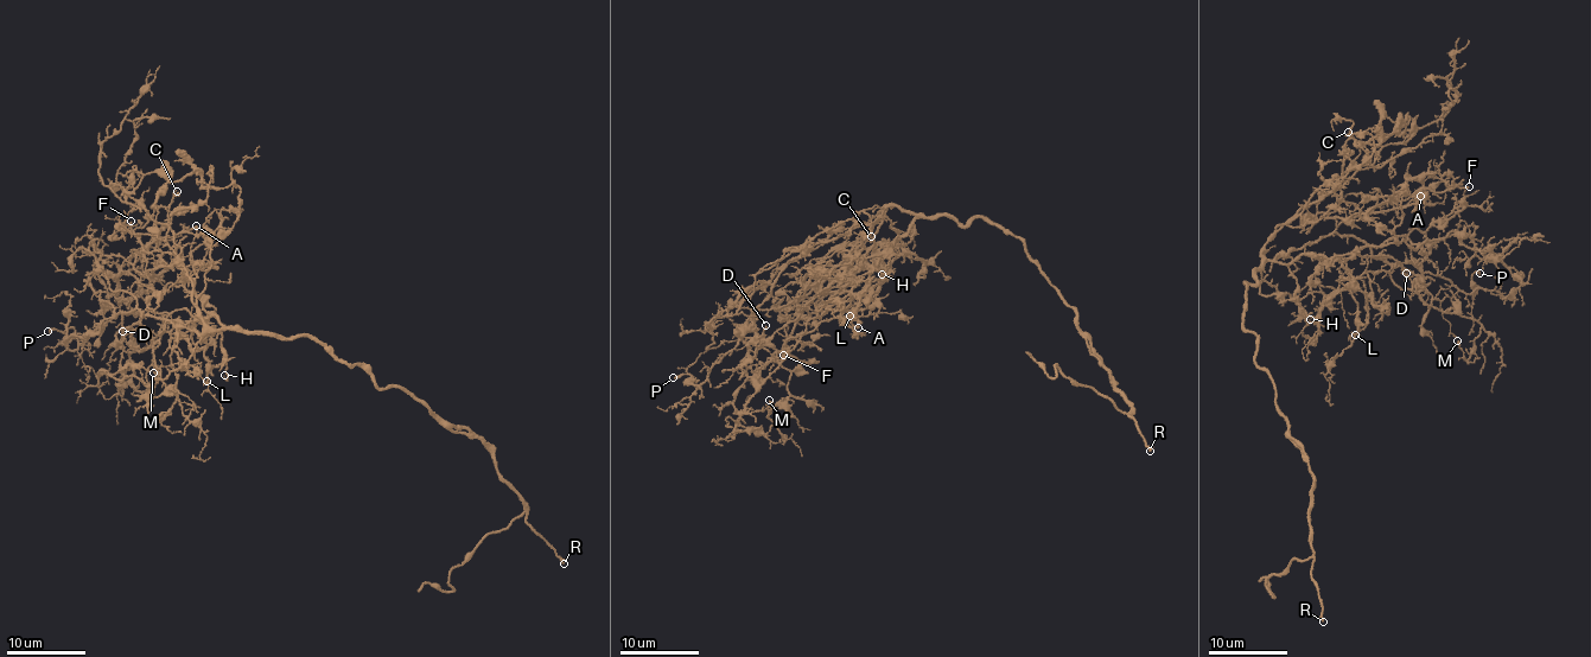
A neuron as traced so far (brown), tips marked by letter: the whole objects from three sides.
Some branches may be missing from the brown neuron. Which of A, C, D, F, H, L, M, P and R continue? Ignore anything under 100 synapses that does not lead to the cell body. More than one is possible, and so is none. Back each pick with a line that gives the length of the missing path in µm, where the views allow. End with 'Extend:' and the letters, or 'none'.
F: missing 25 µm
R: missing 60 µm
Extend: F, R

